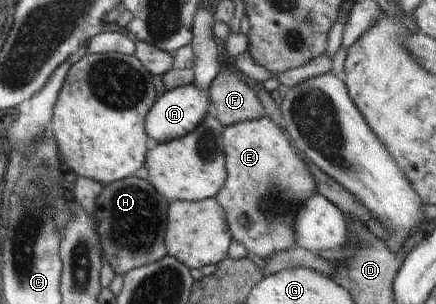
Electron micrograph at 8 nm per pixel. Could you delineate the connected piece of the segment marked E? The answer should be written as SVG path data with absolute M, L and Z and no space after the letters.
M269 115L227 126L223 144L227 178L214 199L225 211L232 239L264 260L295 247L295 215L307 197L317 193L306 160Z

